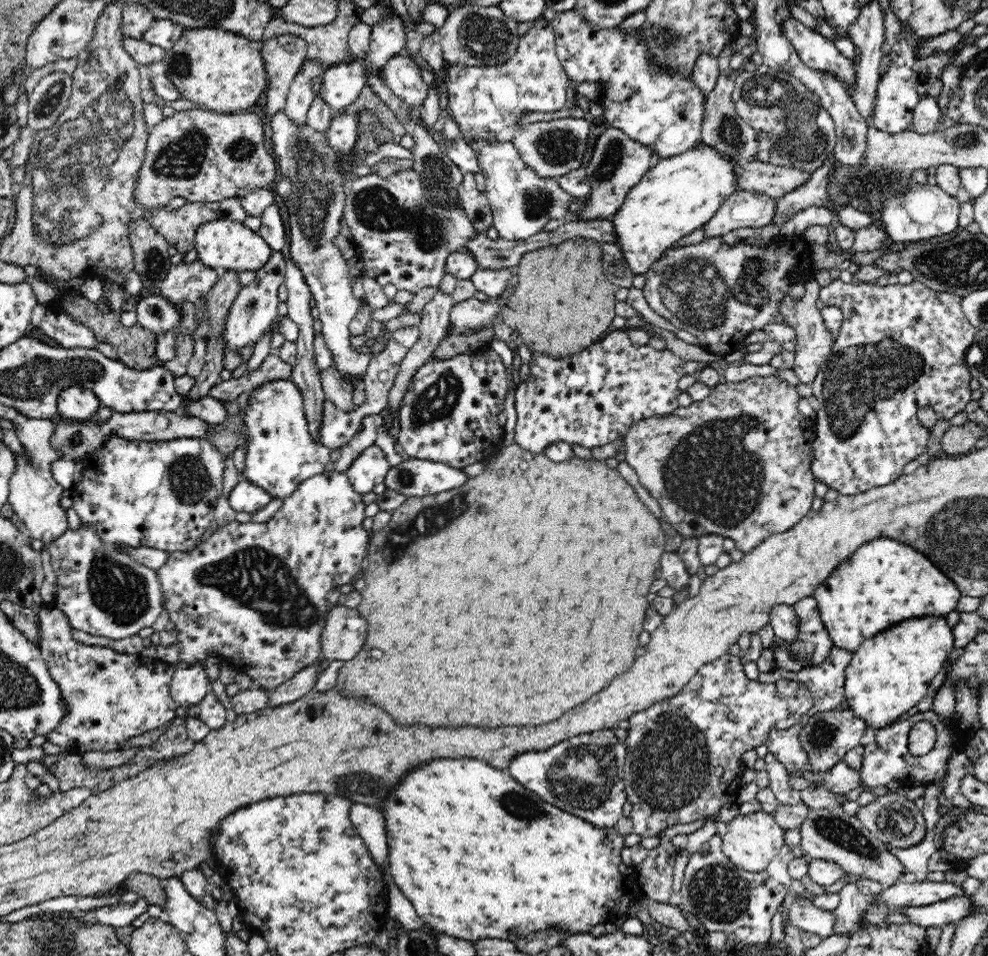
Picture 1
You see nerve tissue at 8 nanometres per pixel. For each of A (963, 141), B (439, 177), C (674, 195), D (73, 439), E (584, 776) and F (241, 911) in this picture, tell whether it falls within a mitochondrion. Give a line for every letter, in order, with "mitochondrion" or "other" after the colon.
A: mitochondrion
B: mitochondrion
C: other
D: mitochondrion
E: mitochondrion
F: other

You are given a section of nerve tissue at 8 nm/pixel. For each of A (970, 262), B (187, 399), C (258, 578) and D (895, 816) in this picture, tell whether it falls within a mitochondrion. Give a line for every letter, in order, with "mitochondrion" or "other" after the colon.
A: mitochondrion
B: other
C: mitochondrion
D: mitochondrion

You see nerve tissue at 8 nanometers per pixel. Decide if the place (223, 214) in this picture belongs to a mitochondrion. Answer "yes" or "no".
no

